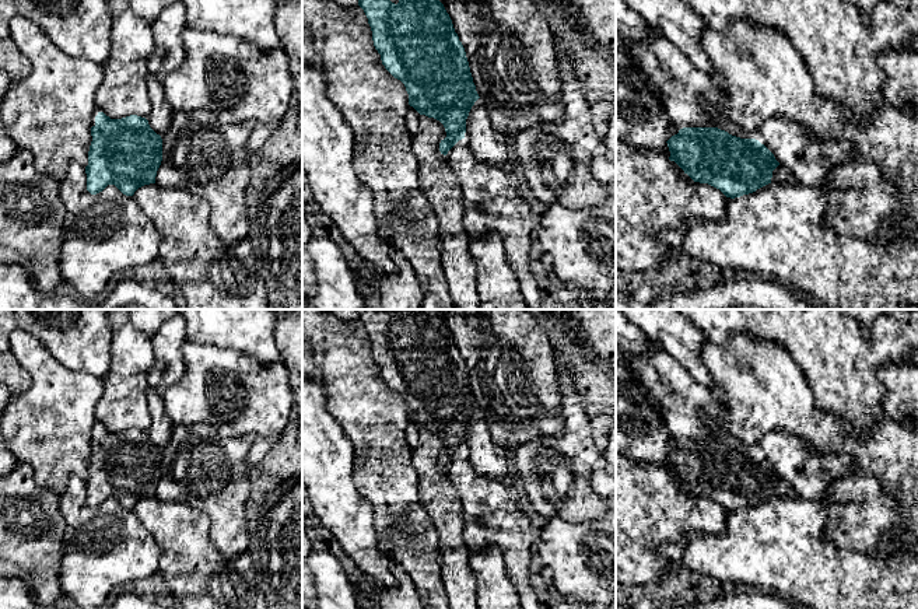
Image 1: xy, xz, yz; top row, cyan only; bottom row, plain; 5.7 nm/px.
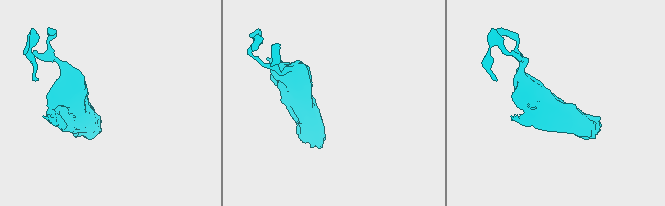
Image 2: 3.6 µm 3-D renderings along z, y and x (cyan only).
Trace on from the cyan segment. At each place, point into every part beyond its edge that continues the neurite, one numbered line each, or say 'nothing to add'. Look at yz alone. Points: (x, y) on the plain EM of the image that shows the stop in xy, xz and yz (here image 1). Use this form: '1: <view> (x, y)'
1: yz (780, 489)

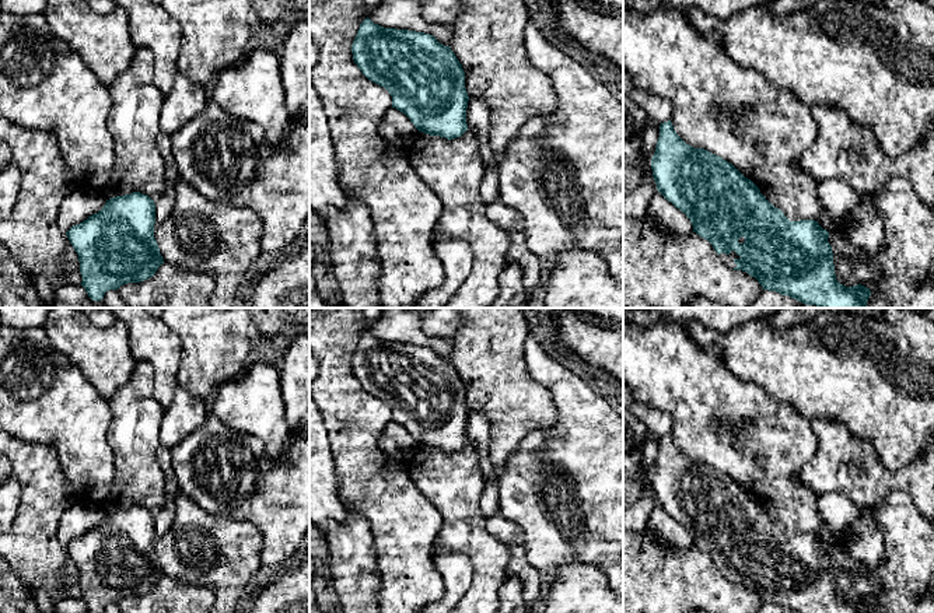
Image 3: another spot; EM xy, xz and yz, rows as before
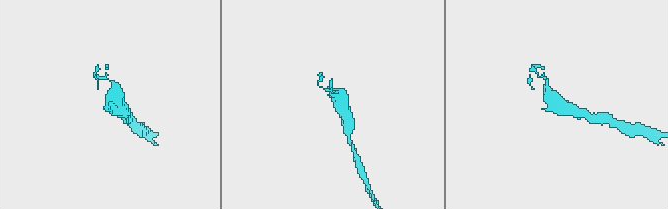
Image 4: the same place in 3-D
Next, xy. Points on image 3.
nothing to add

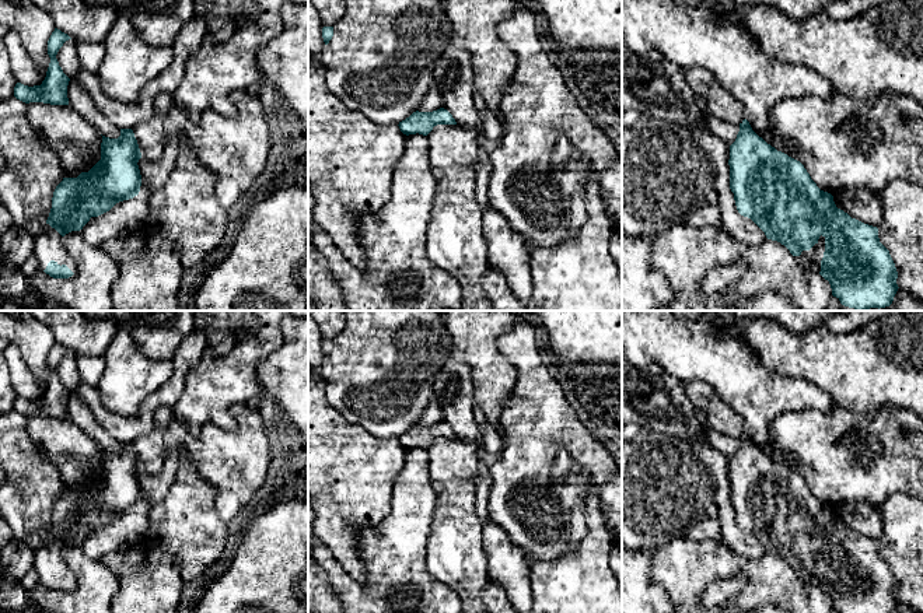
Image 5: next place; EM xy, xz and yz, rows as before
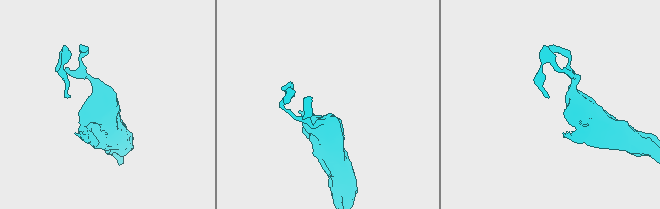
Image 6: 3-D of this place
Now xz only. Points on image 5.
nothing to add

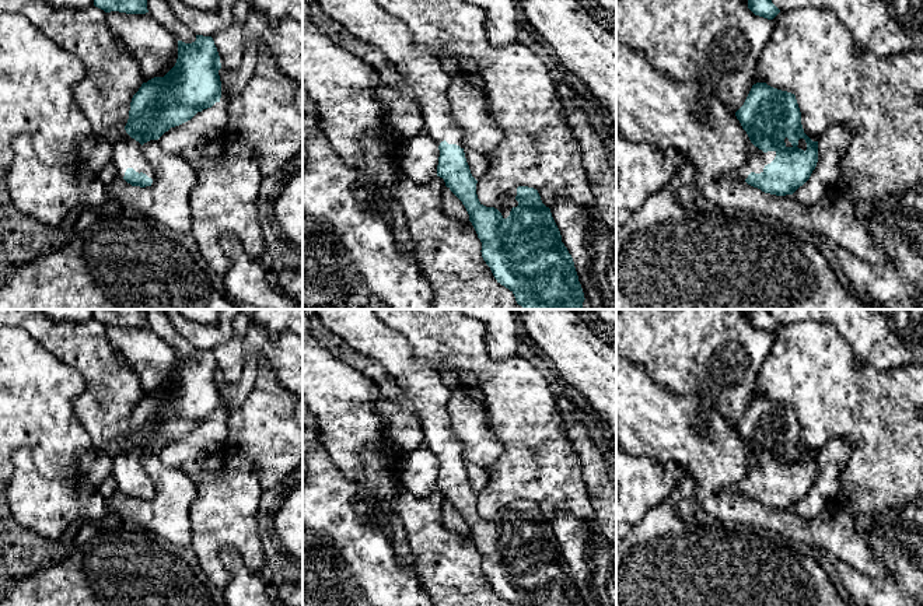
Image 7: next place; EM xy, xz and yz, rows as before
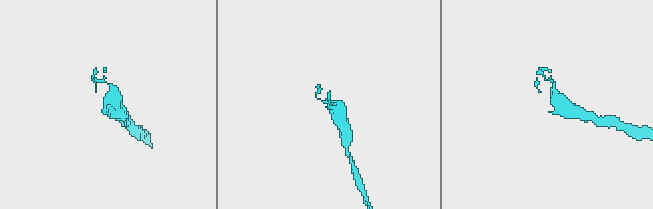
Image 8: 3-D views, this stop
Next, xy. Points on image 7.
1: xy (128, 466)

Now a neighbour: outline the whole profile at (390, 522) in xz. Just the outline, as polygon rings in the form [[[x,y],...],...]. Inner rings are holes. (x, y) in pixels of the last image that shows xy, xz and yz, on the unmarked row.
[[[387,507],[377,514],[380,529],[382,529],[391,539],[398,561],[409,568],[420,584],[417,571],[415,570],[413,554],[410,551],[408,535],[396,514],[389,511]]]

